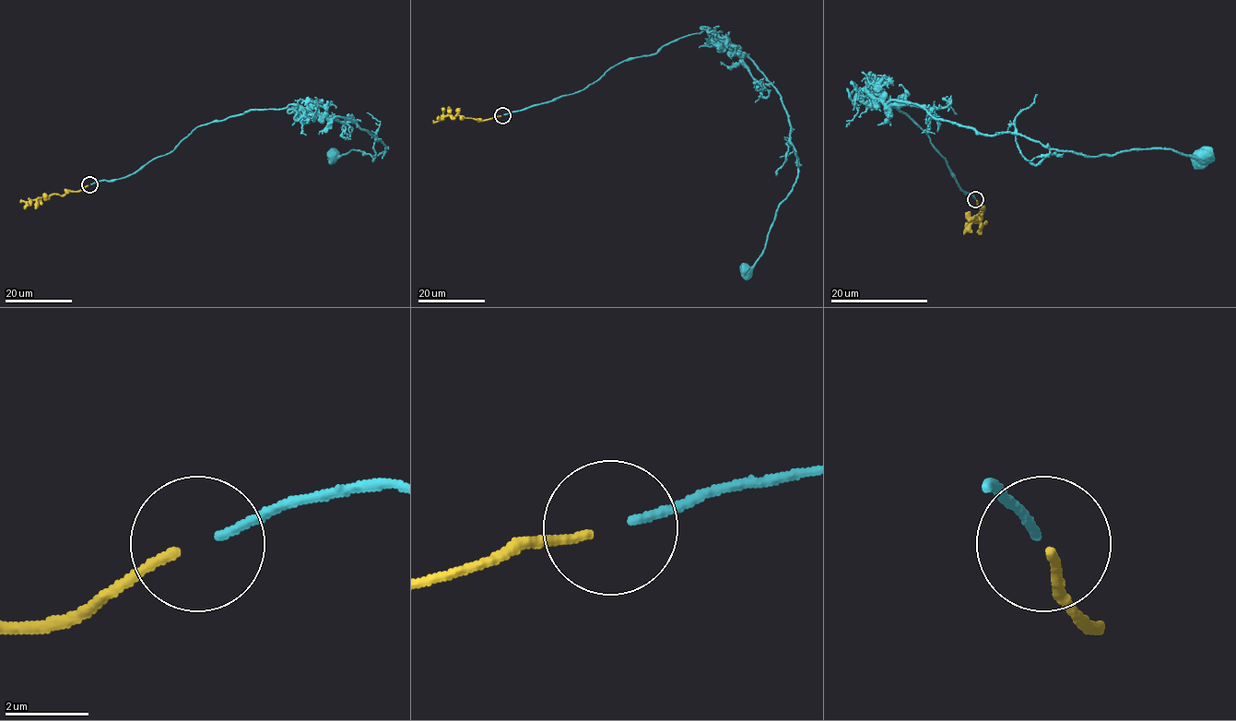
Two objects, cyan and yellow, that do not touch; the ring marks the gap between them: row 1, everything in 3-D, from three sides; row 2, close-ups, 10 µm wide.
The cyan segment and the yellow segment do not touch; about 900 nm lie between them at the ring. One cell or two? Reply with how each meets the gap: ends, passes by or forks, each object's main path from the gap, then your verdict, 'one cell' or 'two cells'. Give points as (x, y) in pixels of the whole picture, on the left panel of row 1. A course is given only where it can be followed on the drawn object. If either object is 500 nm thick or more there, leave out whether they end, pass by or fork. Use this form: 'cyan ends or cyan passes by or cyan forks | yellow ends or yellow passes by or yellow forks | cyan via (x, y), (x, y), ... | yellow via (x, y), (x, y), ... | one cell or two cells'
cyan ends | yellow ends | cyan via (91, 184), (129, 176), (200, 125), (289, 104), (297, 120), (350, 119), (385, 147), (379, 155), (332, 157) | yellow via (88, 185), (62, 195), (52, 195), (26, 202), (19, 200) | one cell

